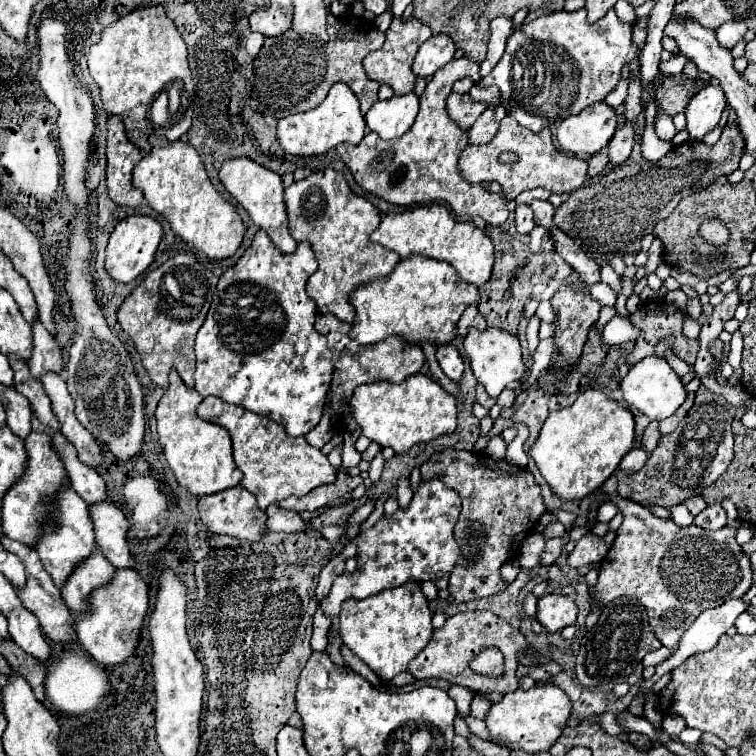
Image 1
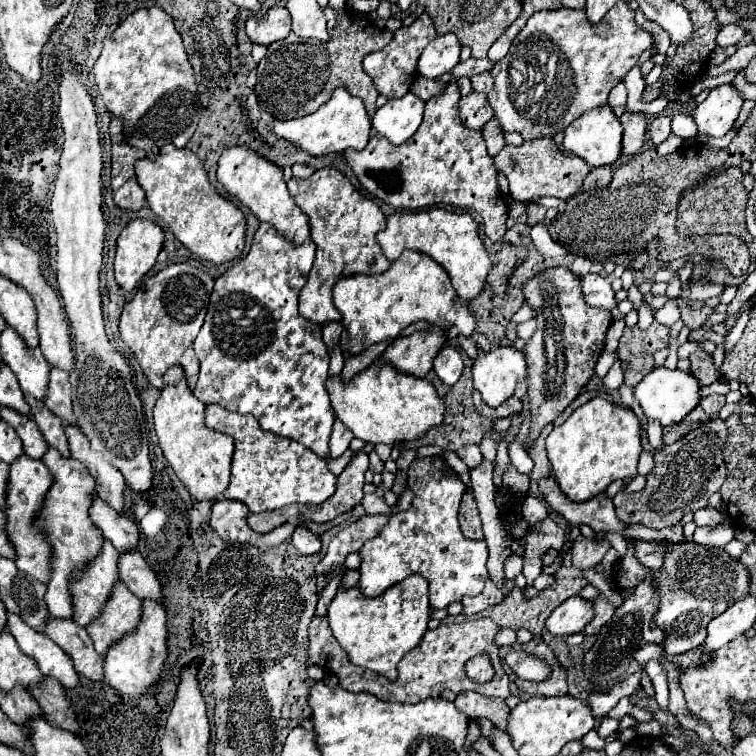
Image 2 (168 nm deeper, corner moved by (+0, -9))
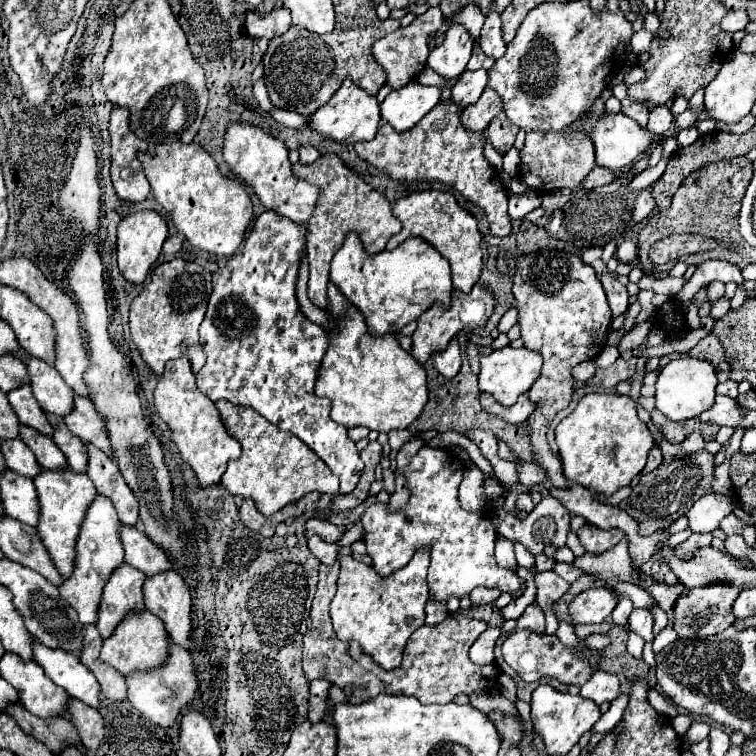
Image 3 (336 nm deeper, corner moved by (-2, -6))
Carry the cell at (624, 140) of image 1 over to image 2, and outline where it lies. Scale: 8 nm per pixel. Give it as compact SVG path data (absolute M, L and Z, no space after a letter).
M624 112L620 116L622 128L624 128L624 140L622 140L622 154L624 156L634 156L640 152L644 144L644 134L646 134L646 118L644 114L638 112Z

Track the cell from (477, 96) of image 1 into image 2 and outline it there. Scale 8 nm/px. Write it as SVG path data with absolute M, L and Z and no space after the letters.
M484 72L484 74L478 74L478 76L472 76L472 86L476 92L484 92L488 94L490 88L492 88L492 74L490 72Z

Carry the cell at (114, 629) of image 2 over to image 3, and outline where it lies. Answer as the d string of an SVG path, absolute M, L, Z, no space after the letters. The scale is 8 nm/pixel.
M134 609L116 625L114 633L102 641L100 659L110 663L122 675L128 675L130 671L136 671L136 669L142 671L162 663L162 657L166 657L166 651L168 651L168 633L164 629L162 619L152 615L148 609Z

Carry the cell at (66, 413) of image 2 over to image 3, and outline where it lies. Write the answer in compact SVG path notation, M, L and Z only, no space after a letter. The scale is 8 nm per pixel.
M74 395L72 411L68 415L64 415L64 423L82 441L96 445L106 455L112 455L110 453L110 441L108 441L108 435L106 435L104 421L94 411L94 405L90 403L90 399Z

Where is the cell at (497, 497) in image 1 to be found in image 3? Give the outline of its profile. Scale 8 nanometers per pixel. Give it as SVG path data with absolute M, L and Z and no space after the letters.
M478 587L478 589L474 589L474 591L470 593L472 605L490 605L490 603L494 603L498 597L500 597L500 591L498 591L498 589Z

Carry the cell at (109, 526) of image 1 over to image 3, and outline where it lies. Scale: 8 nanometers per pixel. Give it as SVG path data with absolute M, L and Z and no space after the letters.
M160 571L156 575L146 575L142 591L146 609L164 621L166 631L174 643L188 649L190 593L182 577L176 571Z

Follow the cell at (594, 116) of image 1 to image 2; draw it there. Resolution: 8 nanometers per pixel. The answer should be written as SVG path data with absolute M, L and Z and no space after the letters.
M608 104L600 106L572 122L572 126L564 130L564 150L584 158L590 168L612 166L622 156L622 126L614 116L612 108Z

